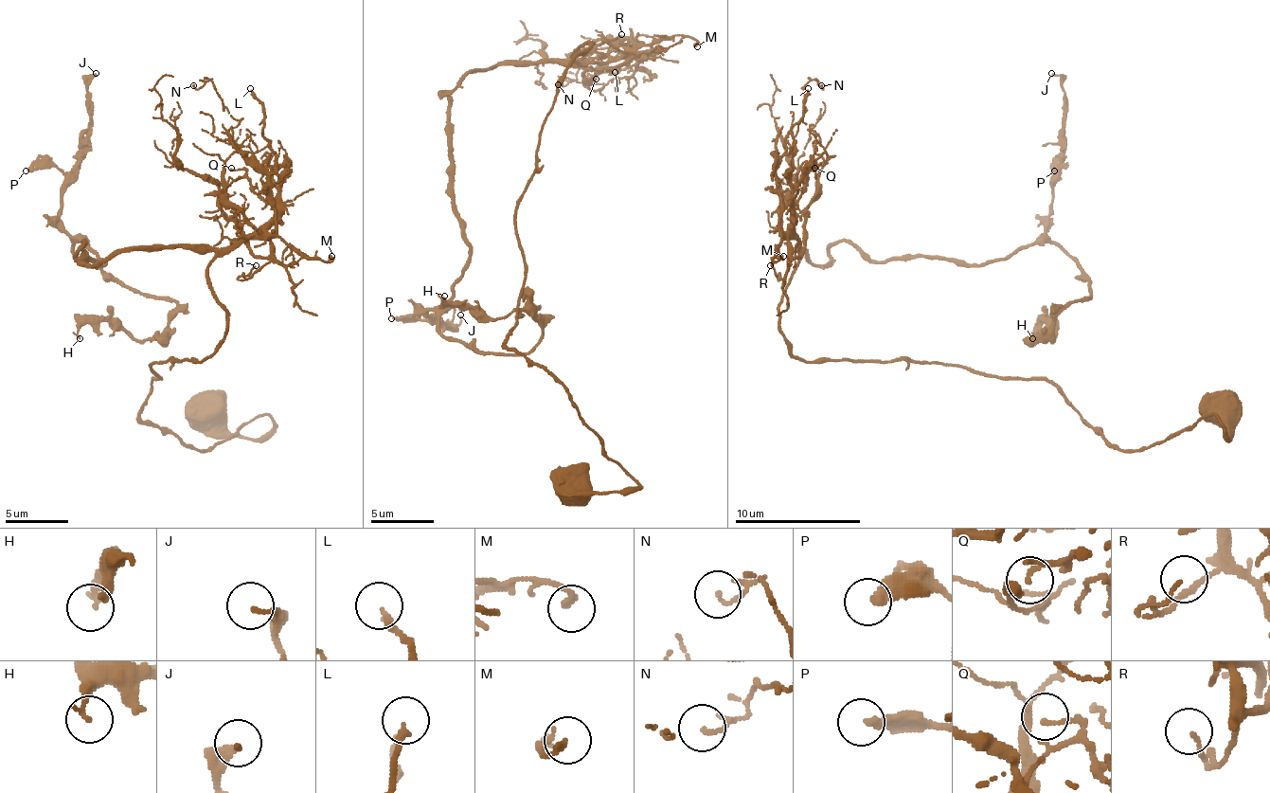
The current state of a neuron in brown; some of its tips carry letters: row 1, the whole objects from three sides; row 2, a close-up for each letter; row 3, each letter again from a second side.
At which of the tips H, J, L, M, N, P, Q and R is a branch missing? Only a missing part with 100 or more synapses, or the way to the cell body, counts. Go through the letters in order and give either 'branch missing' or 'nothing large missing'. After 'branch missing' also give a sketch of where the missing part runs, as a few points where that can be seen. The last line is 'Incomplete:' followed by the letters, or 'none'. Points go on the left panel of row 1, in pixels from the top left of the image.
H: nothing large missing
J: nothing large missing
L: nothing large missing
M: nothing large missing
N: nothing large missing
P: nothing large missing
Q: nothing large missing
R: nothing large missing
Incomplete: none

